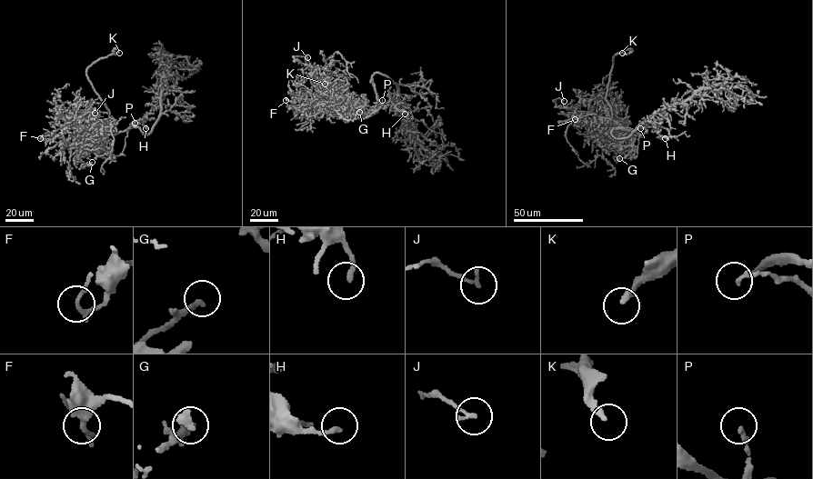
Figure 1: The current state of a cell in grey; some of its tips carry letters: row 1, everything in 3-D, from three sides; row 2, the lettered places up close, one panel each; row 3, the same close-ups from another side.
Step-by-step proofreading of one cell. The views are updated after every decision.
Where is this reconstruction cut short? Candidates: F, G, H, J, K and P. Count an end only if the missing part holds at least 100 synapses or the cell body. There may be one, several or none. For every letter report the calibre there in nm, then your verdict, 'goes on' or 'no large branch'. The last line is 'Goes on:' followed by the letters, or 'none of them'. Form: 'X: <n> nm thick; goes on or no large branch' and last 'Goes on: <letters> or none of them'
F: 140 nm thick; no large branch
G: 240 nm thick; no large branch
H: 200 nm thick; no large branch
J: 150 nm thick; no large branch
K: 220 nm thick; goes on
P: 140 nm thick; no large branch
Goes on: K

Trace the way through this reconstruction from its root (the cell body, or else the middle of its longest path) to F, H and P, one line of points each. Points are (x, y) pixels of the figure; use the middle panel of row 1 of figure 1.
F: (373, 74), (372, 82), (377, 104), (375, 111), (366, 112), (346, 88), (308, 101), (286, 100)
H: (373, 74), (372, 84), (379, 102), (390, 101), (405, 114)
P: (373, 74), (376, 111), (366, 112), (349, 96), (346, 104), (353, 116), (363, 119), (386, 107), (382, 100)

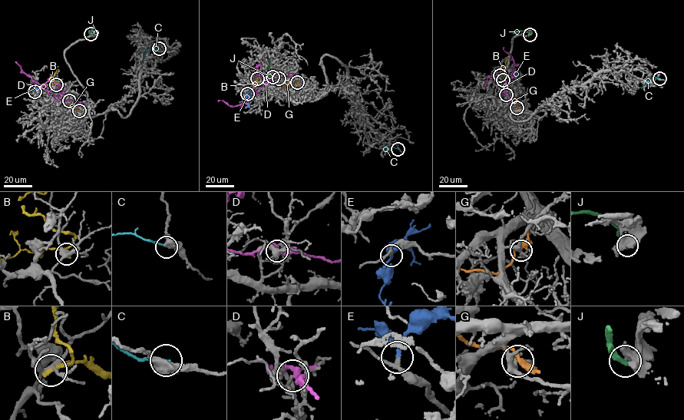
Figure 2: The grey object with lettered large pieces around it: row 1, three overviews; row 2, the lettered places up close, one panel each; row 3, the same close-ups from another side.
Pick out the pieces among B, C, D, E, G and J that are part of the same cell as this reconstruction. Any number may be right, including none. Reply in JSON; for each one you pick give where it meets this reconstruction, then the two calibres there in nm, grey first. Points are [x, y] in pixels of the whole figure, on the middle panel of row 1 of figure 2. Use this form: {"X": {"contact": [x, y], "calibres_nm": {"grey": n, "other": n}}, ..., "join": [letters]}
{"E": {"contact": [247, 94], "calibres_nm": {"grey": 200, "other": 140}}, "join": ["E"]}

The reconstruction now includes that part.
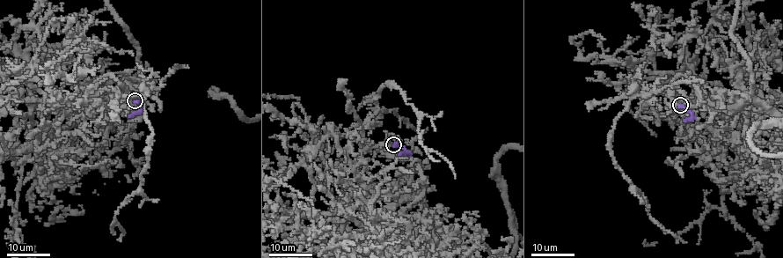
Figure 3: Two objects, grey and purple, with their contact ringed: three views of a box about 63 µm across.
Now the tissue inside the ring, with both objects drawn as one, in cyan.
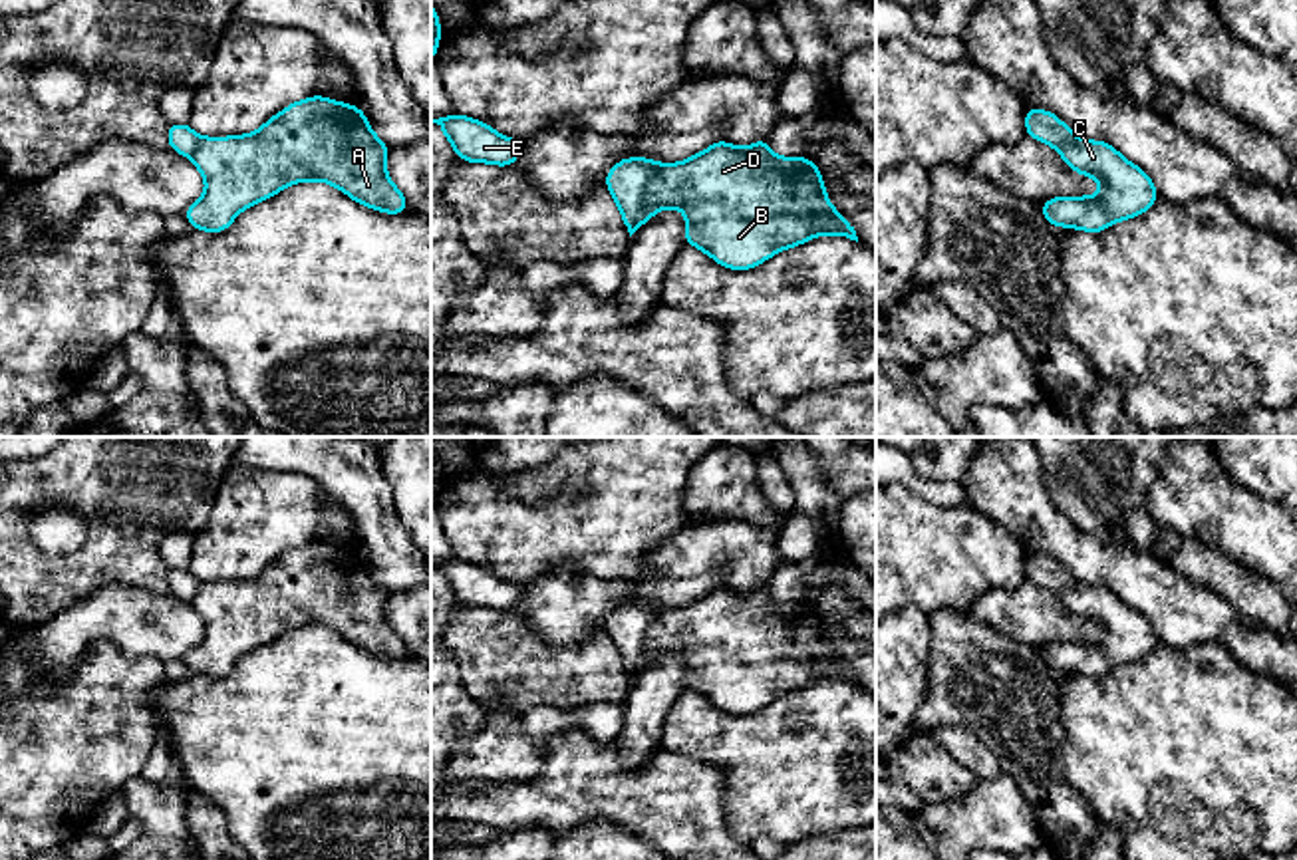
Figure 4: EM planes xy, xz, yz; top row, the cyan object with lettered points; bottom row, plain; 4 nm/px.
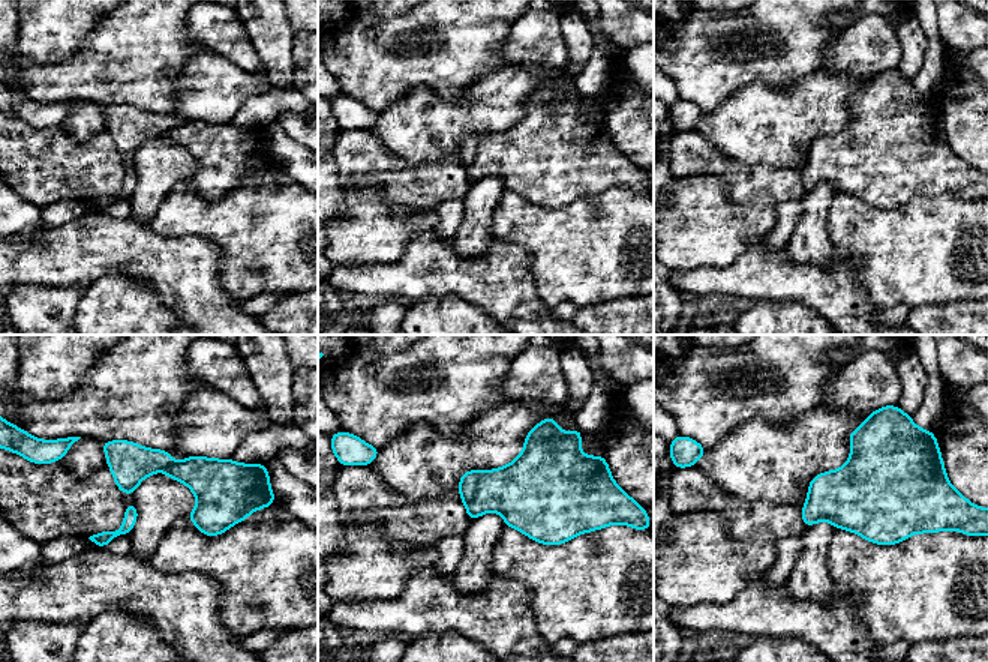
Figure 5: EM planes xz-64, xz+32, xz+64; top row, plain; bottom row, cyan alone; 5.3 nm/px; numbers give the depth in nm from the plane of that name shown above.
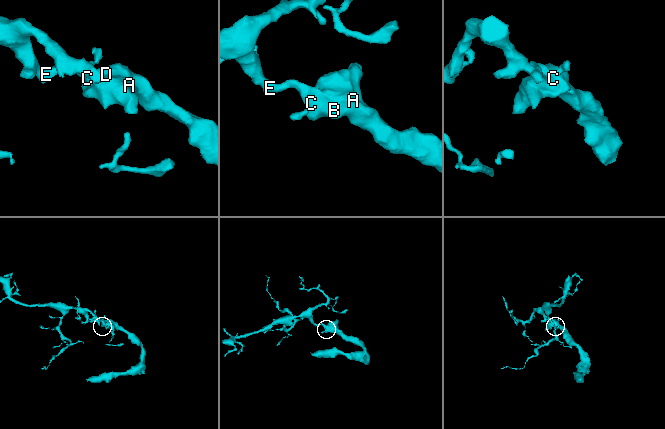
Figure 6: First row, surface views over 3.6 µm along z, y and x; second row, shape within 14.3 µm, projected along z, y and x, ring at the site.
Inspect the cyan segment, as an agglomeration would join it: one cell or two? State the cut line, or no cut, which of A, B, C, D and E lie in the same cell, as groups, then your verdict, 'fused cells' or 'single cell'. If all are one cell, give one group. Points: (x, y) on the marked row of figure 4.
cut xz (664, 165), (648, 181), (636, 225); groups A B C D / E; fused cells

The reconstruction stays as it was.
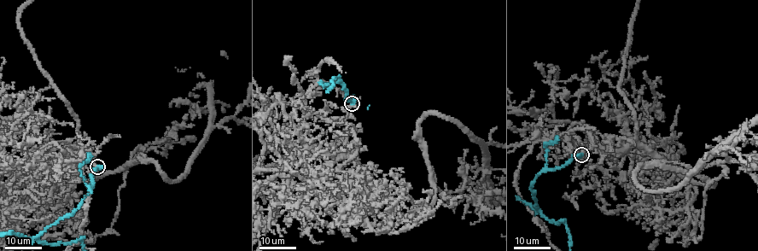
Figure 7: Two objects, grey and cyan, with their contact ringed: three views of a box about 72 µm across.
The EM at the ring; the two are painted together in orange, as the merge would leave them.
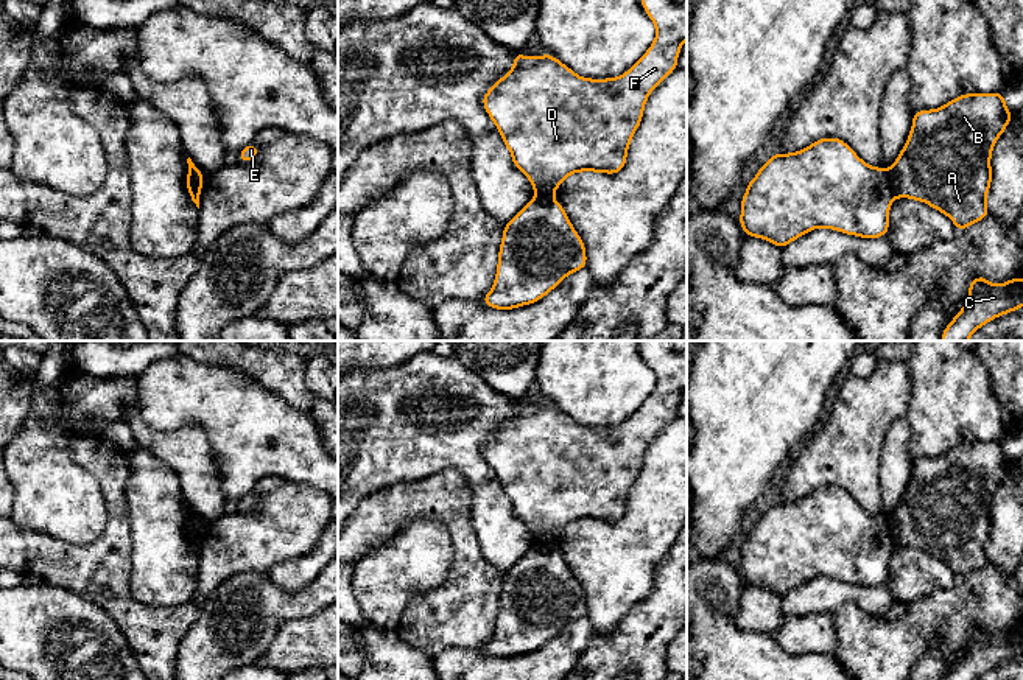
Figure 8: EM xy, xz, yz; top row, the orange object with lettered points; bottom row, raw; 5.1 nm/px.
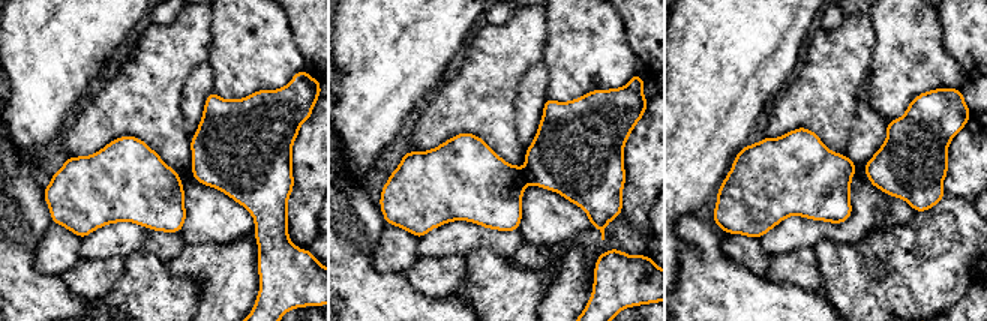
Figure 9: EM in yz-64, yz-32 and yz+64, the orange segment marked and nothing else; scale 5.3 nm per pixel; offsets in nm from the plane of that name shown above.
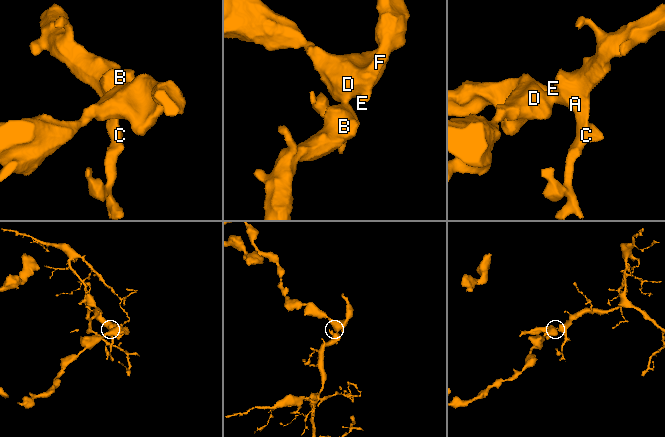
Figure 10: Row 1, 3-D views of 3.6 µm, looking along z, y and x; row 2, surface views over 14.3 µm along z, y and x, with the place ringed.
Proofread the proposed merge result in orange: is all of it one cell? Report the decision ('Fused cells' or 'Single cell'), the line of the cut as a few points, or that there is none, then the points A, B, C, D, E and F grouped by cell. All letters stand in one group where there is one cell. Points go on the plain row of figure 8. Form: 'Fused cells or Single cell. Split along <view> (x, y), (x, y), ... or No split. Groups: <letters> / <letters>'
Fused cells. Split along yz (888, 518), (896, 545). Groups: A B C / D E F

